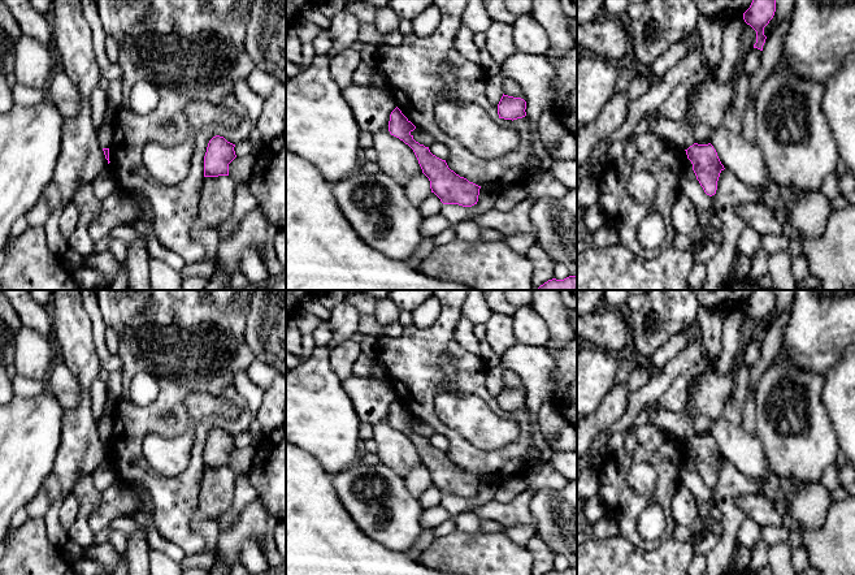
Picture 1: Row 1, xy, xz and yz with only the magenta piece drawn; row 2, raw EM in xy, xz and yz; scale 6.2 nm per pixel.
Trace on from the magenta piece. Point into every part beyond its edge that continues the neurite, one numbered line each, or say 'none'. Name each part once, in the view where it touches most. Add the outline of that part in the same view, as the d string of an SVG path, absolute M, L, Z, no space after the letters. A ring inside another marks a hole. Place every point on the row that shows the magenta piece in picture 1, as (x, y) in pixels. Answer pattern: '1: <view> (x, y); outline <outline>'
none

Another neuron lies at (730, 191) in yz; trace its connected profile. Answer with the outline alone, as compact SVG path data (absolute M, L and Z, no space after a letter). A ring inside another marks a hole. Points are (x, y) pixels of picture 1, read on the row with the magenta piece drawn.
M724 169L717 181L716 194L711 196L715 215L724 226L724 245L706 264L706 284L703 290L722 290L728 284L728 274L735 259L734 247L746 228L746 222L735 213L738 204L760 203L755 189L739 181L733 173Z

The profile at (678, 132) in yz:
M652 118L648 131L687 150L695 143L691 125L687 120Z

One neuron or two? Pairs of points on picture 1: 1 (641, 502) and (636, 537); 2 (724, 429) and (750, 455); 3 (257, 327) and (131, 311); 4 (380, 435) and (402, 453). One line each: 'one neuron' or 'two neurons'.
1: one neuron
2: one neuron
3: two neurons
4: one neuron

